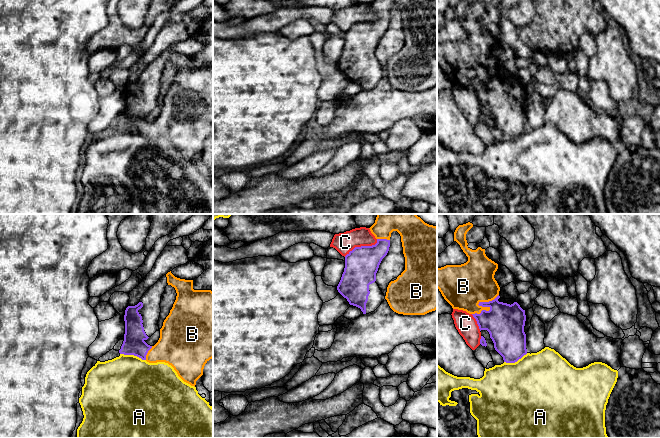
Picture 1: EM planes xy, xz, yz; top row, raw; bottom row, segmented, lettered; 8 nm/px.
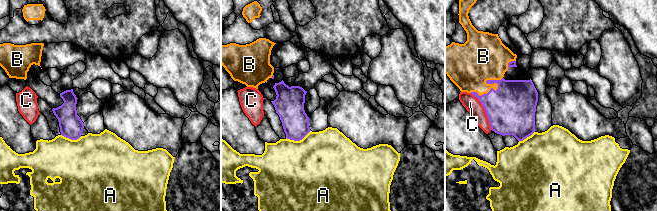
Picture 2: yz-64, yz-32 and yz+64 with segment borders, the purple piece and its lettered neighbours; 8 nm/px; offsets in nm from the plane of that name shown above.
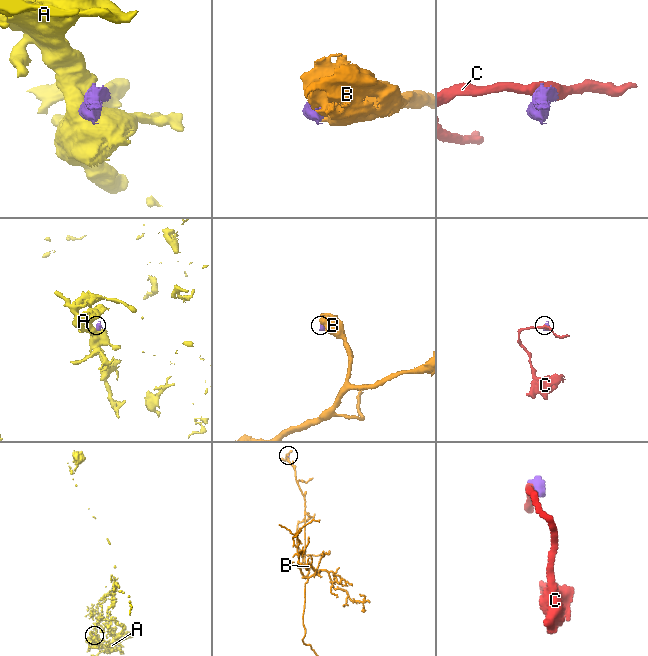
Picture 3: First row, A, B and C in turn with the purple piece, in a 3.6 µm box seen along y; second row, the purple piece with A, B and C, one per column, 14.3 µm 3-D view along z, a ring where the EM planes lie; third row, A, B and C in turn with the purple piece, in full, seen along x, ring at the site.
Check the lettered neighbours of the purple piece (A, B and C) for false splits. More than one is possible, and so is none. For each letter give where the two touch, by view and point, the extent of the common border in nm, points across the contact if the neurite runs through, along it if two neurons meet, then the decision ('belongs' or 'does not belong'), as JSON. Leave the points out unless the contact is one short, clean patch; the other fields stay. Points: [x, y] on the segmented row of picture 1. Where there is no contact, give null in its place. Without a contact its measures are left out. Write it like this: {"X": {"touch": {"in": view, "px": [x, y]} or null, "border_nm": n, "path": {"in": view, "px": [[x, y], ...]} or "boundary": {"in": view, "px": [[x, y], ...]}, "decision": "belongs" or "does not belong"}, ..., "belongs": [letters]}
{"A": {"touch": {"in": "xy", "px": [133, 354]}, "border_nm": 220, "boundary": {"in": "xy", "px": [[120, 353], [135, 355], [145, 360]]}, "decision": "does not belong"}, "B": {"touch": {"in": "yz", "px": [483, 306]}, "border_nm": 280, "decision": "belongs"}, "C": {"touch": {"in": "xz", "px": [361, 246]}, "border_nm": 300, "decision": "does not belong"}, "belongs": ["B"]}

